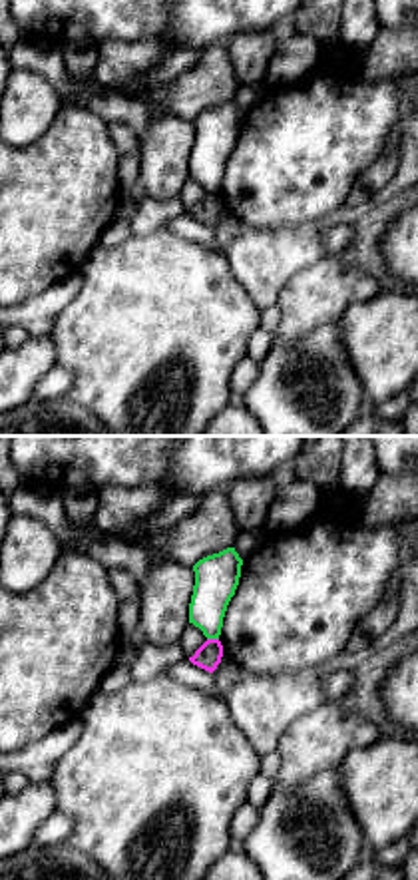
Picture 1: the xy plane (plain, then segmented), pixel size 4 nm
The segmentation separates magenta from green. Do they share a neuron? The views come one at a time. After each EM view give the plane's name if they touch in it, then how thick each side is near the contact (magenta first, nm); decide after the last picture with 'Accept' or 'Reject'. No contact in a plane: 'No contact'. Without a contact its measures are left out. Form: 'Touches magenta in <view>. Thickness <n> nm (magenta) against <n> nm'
Touches magenta in xy. Thickness 100 nm (magenta) against 180 nm

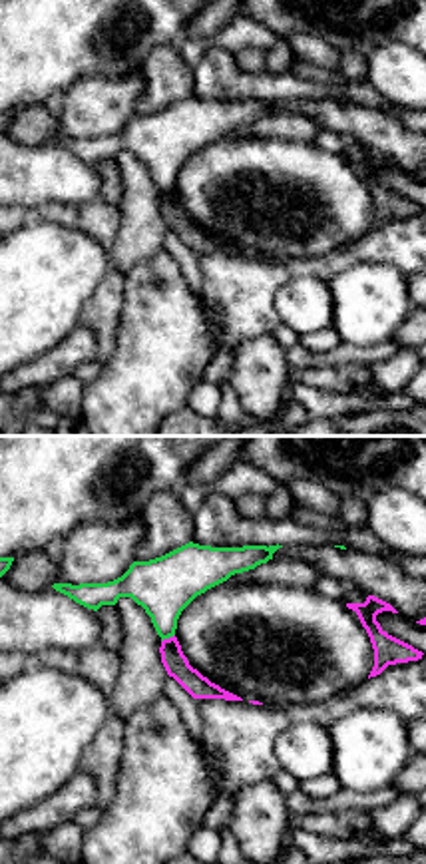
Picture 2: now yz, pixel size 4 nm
Touches magenta in yz. Thickness 100 nm (magenta) against 240 nm

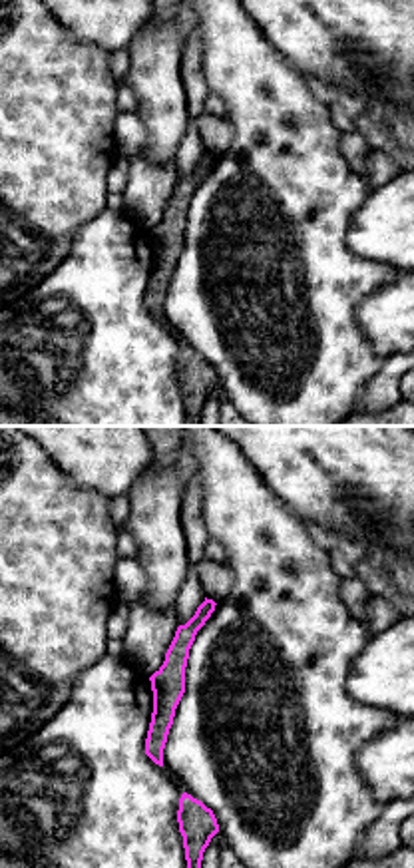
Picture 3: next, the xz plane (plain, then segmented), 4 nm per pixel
No contact

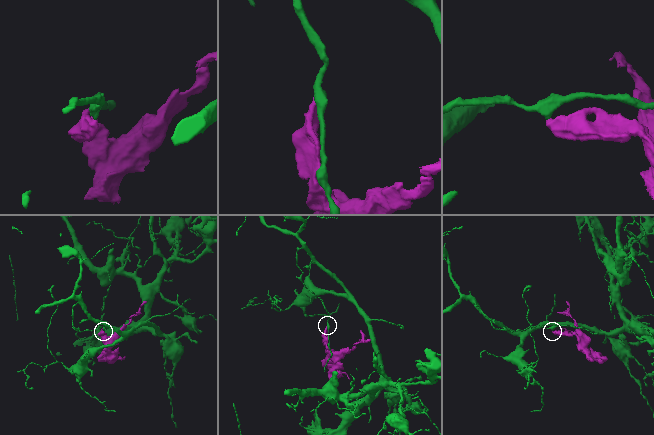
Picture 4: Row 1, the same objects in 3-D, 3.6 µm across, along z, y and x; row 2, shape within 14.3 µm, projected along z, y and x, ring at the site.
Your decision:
Reject

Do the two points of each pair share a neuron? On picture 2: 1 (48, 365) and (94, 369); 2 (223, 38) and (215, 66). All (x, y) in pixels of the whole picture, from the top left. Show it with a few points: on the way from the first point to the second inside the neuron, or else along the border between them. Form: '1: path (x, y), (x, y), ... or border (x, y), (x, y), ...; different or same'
1: border (96, 357), (80, 363), (70, 373); different
2: border (233, 52), (212, 46), (194, 66); different

